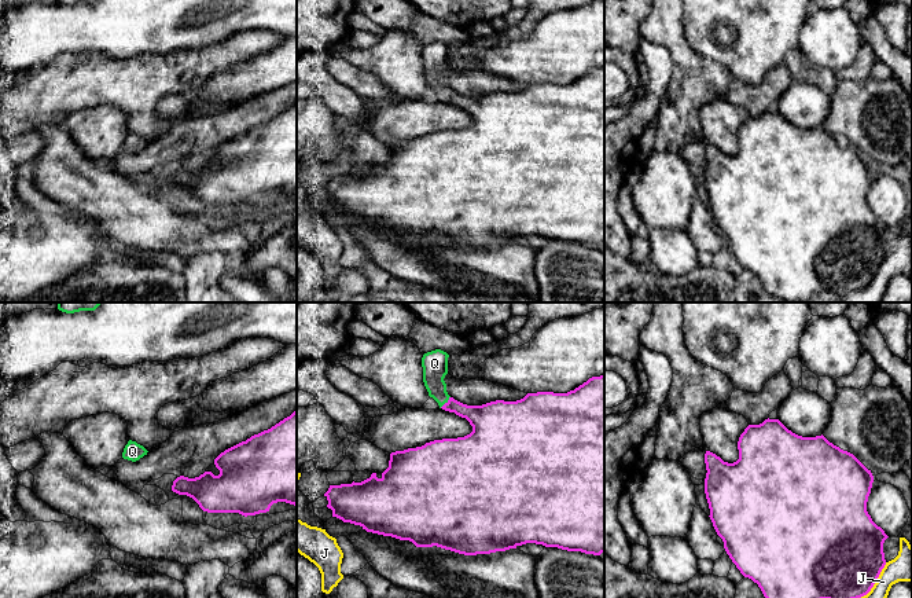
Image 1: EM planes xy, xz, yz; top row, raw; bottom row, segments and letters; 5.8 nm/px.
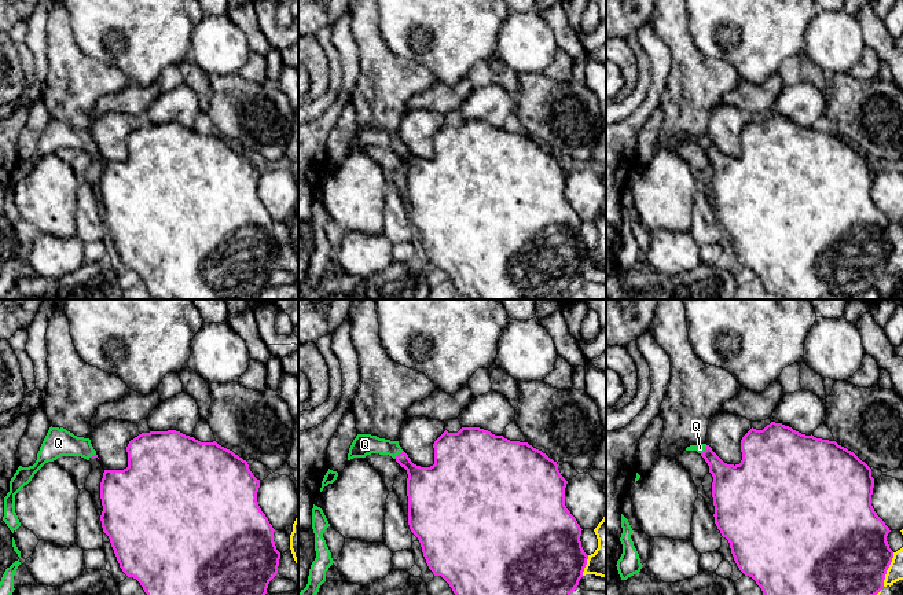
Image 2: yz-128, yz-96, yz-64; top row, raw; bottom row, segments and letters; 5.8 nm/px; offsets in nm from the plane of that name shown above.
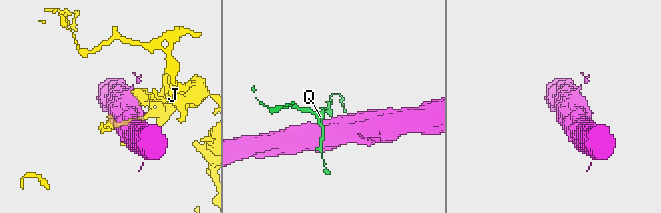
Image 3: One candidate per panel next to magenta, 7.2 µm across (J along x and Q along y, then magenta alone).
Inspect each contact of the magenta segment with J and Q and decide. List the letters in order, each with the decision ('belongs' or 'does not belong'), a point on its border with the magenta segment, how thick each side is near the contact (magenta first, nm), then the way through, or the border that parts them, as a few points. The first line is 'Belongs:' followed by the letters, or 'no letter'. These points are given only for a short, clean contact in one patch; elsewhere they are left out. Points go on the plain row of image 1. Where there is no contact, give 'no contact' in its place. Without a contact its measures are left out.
Belongs: Q
J: does not belong; meets magenta in yz at (868, 283); 480 nm thick on the magenta side, 160 nm on the other
Q: belongs; meets magenta in xz at (445, 95); 170 nm thick on the magenta side, 150 nm on the other; runs through xz (485, 110), (445, 95), (434, 76), (434, 55)

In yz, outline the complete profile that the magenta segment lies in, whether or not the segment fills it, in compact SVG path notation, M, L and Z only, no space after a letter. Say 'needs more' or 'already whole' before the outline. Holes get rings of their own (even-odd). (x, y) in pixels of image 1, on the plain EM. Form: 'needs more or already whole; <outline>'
already whole; M779 111L749 117L738 142L739 151L733 155L706 143L705 186L713 219L740 265L757 275L768 293L788 301L806 302L821 291L842 297L867 287L886 257L883 235L889 230L867 203L874 175L871 162L823 126L798 128Z

